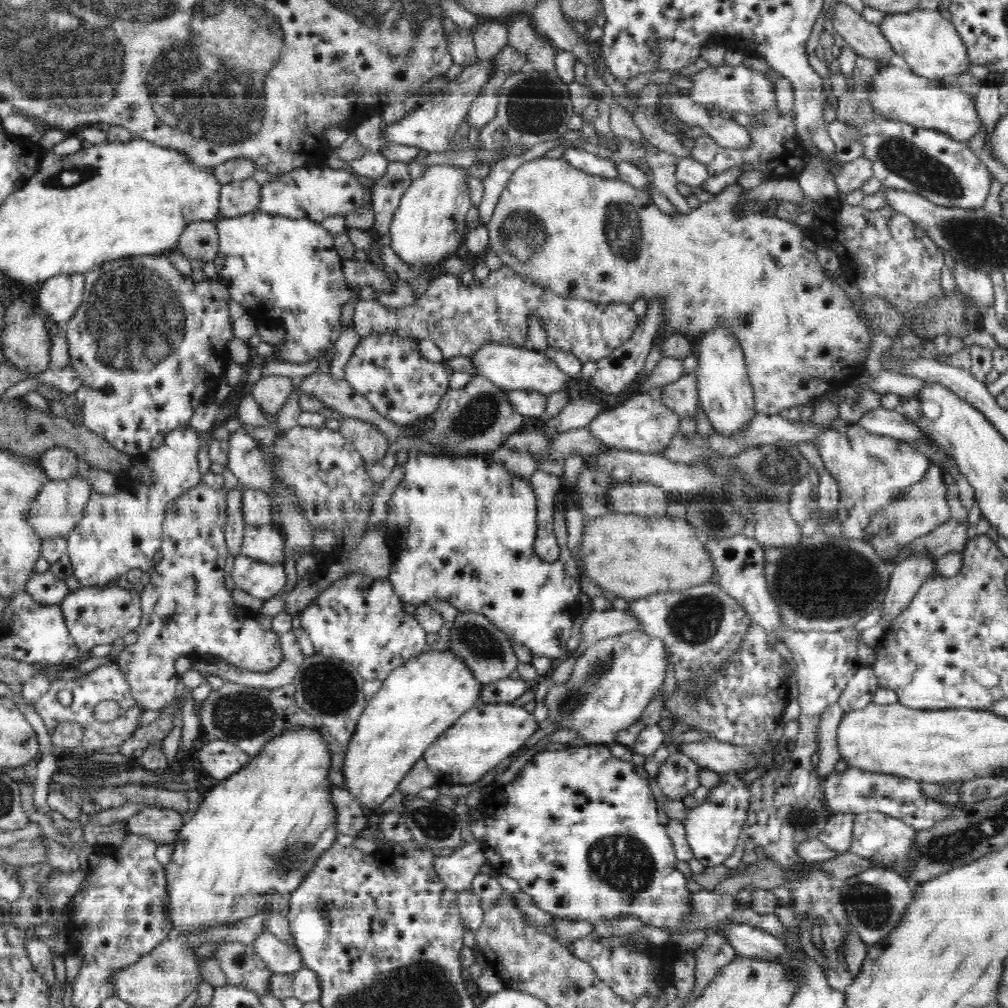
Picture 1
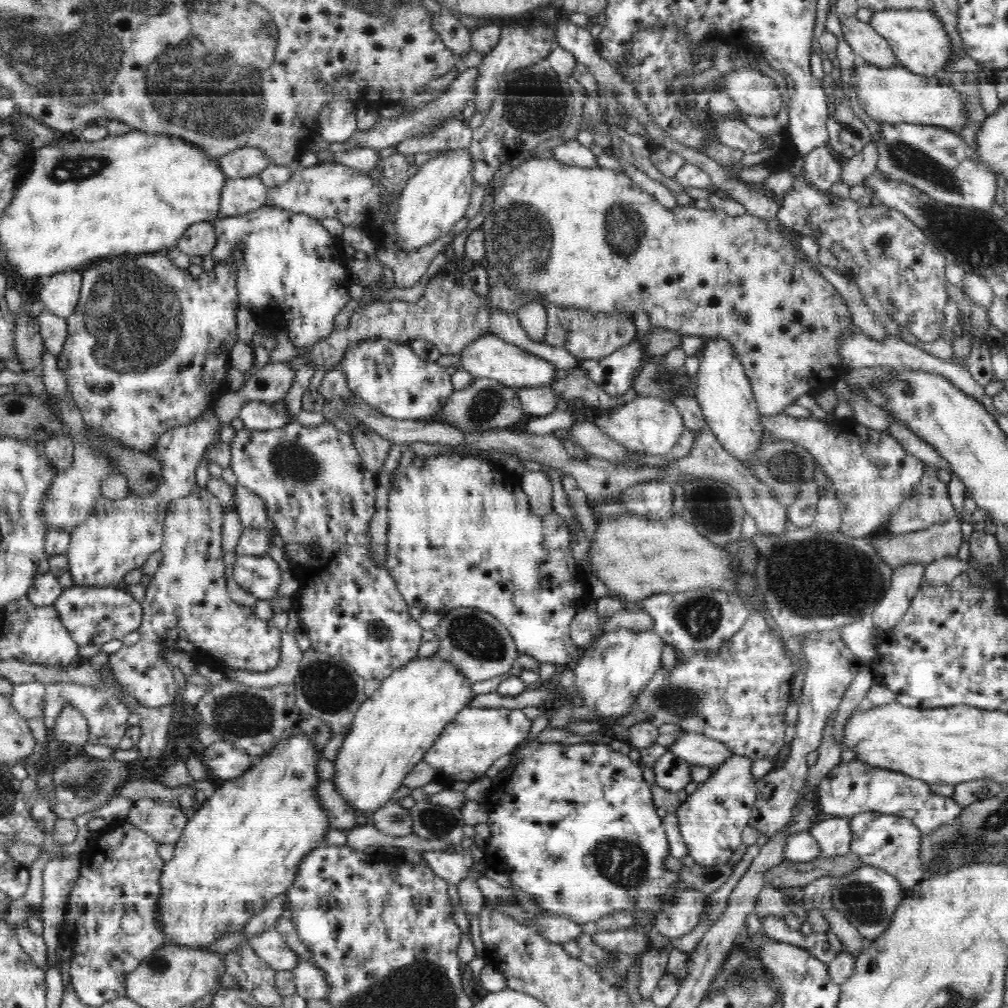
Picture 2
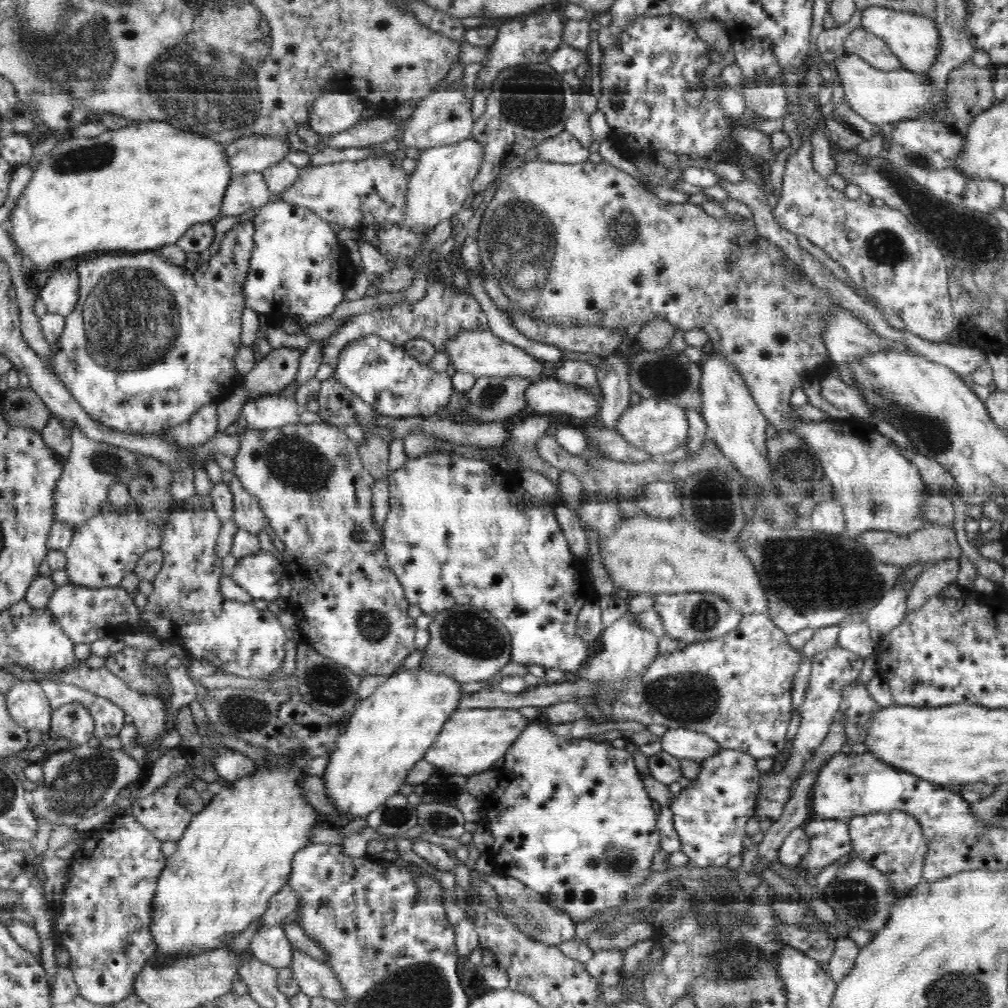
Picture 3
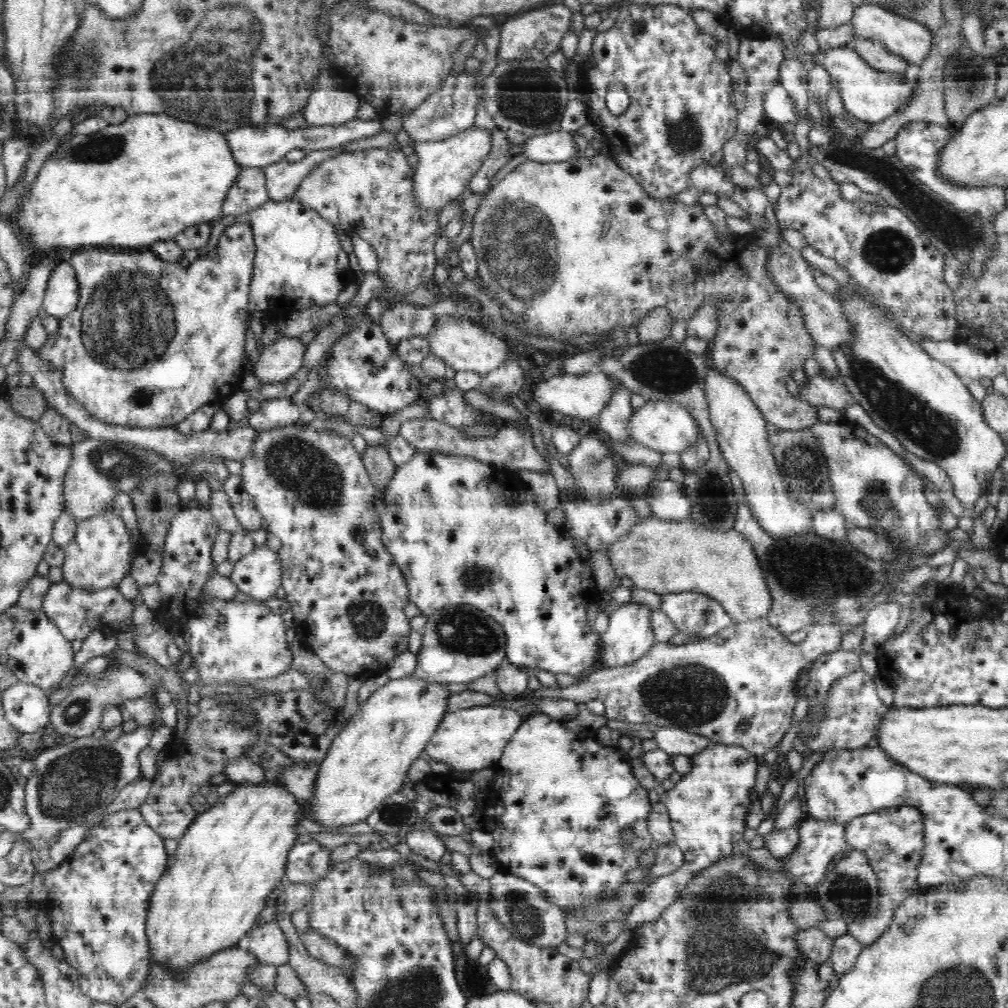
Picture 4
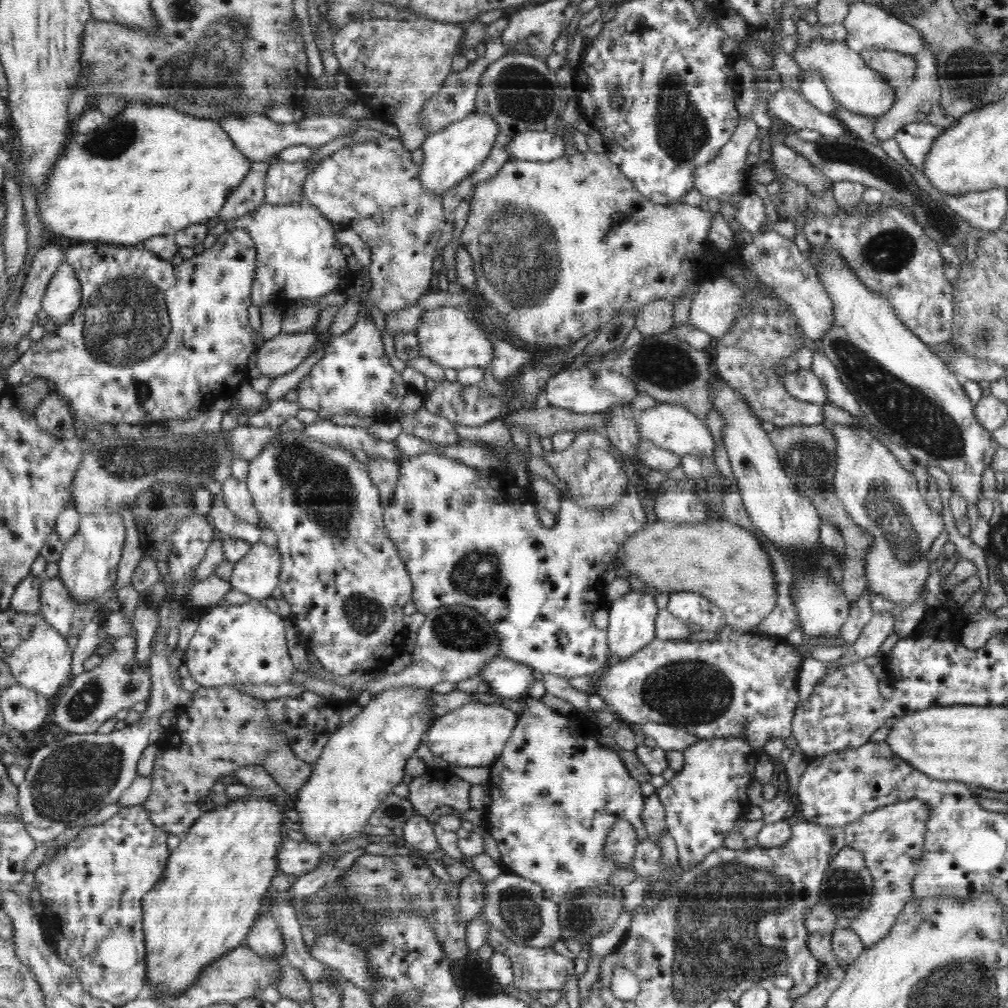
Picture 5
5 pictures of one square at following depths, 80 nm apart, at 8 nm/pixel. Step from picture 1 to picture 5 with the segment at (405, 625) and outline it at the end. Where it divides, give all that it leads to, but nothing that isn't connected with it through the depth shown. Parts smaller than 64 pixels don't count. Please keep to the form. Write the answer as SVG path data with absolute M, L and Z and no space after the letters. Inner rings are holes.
M284 428L284 432L278 436L274 442L270 442L266 448L262 449L258 456L249 460L248 478L246 478L248 490L251 492L253 503L261 516L261 525L274 531L278 537L277 550L281 555L281 574L279 586L284 593L283 600L286 600L291 607L290 618L297 626L298 640L314 652L317 660L322 663L322 667L332 673L334 677L352 675L359 670L382 674L391 658L400 654L405 649L406 640L408 640L409 629L404 626L405 617L403 608L406 608L408 602L413 596L413 583L404 565L400 559L396 544L390 539L386 525L384 525L384 508L380 500L378 487L370 478L368 467L360 462L353 451L345 448L334 448L324 442L318 442L311 438L306 438L298 431Z

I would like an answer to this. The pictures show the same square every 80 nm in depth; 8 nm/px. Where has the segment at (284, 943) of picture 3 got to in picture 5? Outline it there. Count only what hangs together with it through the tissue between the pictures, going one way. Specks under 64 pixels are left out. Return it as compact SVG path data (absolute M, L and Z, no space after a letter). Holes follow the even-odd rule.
M260 914L245 939L247 946L259 955L283 957L285 950L283 936L279 925L270 914Z

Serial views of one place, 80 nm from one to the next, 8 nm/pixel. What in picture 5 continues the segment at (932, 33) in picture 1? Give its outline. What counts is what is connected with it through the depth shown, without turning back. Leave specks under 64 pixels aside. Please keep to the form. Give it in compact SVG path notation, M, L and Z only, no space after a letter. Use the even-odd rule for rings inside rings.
M865 2L851 3L848 14L841 23L844 28L847 28L844 42L847 43L851 50L858 53L865 49L884 48L915 57L918 56L920 50L927 48L923 36L913 26L896 18L890 9L885 11L875 4Z

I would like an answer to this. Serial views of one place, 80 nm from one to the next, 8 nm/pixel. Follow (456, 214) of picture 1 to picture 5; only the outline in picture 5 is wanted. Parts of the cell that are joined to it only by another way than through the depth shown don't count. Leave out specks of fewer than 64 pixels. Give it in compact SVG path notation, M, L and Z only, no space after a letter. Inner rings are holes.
M476 111L472 112L472 116L466 116L464 120L448 124L446 128L428 135L420 146L423 150L423 163L418 177L424 189L442 199L446 192L456 188L477 164L482 164L488 158L498 135L499 125L496 120L488 114Z

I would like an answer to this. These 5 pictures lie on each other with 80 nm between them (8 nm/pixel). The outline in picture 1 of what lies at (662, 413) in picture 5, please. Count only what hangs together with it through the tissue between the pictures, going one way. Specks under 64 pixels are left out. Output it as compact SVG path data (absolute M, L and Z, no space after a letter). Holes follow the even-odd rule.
M638 393L624 404L600 413L588 424L588 429L596 439L612 449L661 454L676 436L680 419L681 416L674 409L666 407L655 394Z

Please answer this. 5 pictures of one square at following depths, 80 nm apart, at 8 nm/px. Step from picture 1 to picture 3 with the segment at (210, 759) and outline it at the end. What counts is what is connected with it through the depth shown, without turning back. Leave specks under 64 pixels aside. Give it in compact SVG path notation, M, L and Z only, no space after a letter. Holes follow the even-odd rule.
M222 748L220 752L216 752L211 764L216 769L217 776L222 777L227 783L250 776L257 770L252 759L230 748Z

